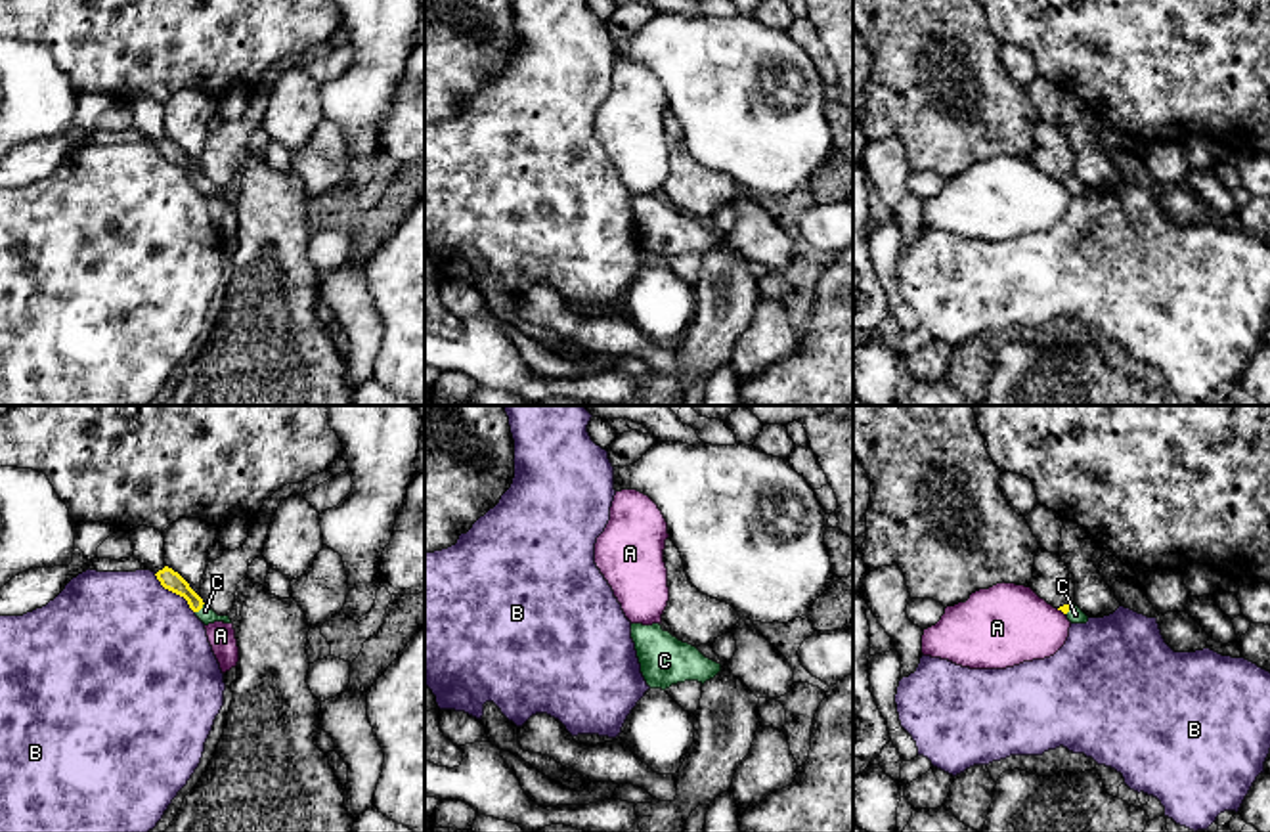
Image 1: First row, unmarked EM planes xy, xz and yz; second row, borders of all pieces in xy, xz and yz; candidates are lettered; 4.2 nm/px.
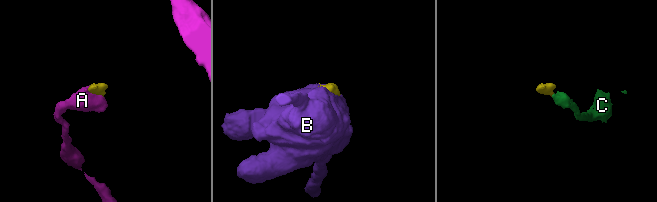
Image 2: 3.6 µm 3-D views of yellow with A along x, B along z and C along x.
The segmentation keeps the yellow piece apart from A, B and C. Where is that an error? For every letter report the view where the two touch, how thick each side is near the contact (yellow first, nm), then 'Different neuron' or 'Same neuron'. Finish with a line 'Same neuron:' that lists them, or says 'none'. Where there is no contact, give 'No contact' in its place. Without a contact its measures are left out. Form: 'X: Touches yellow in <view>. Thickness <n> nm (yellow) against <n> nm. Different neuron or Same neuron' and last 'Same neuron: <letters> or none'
A: Touches yellow in yz. Thickness 40 nm (yellow) against 340 nm. Different neuron
B: Touches yellow in xy. Thickness 90 nm (yellow) against 480 nm. Different neuron
C: Touches yellow in xy. Thickness 90 nm (yellow) against 70 nm. Same neuron
Same neuron: C

